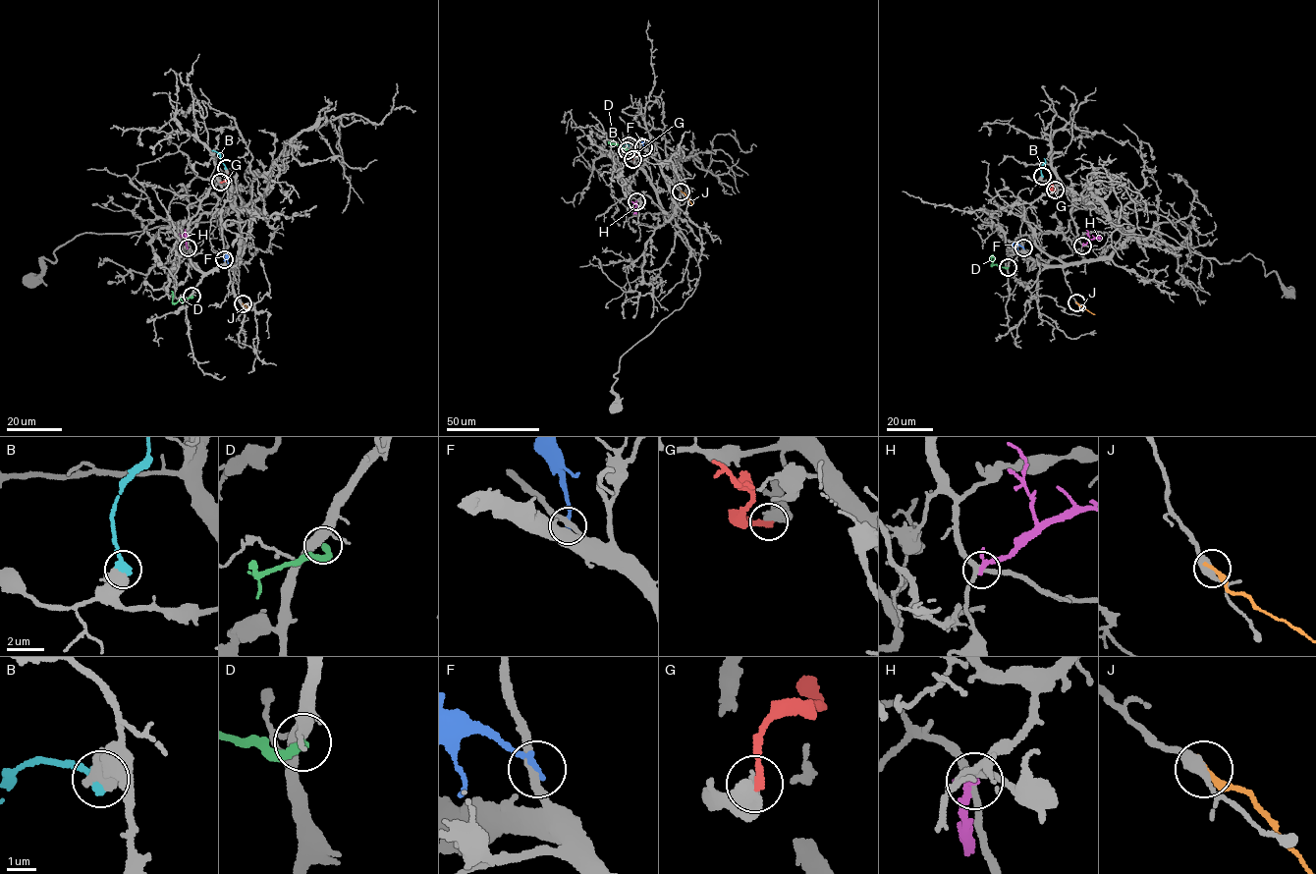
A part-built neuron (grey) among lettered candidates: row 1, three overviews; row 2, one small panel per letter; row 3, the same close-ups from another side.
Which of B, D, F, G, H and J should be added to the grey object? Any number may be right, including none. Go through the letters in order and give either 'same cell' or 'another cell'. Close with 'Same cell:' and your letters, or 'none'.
B: another cell
D: another cell
F: another cell
G: another cell
H: another cell
J: another cell
Same cell: none

